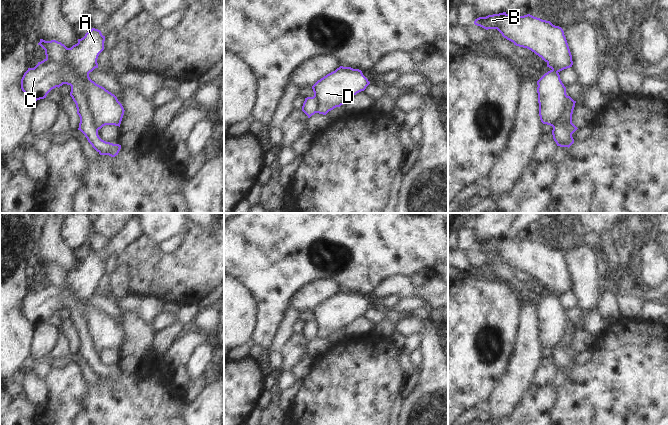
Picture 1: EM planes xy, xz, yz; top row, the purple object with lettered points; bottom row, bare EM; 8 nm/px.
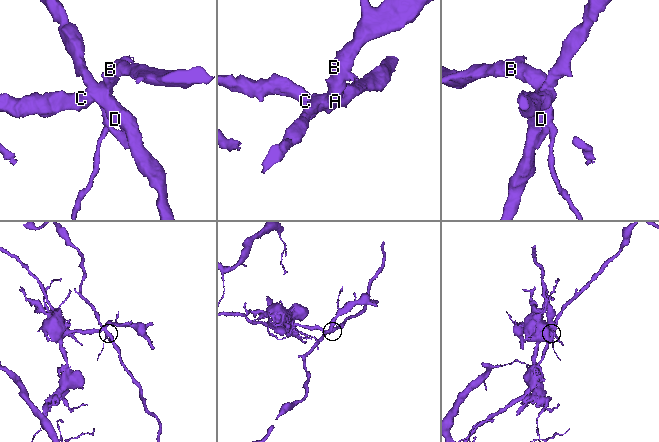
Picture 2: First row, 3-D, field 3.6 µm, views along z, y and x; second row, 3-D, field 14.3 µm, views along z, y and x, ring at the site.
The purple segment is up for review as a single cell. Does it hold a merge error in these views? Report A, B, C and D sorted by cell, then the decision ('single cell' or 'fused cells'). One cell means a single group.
A B C / D; fused cells

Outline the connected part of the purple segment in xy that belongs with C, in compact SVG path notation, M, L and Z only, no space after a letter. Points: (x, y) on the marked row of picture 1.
M92 28L78 43L68 48L68 63L63 65L44 59L34 68L28 68L21 79L22 91L33 101L46 98L54 88L63 84L71 86L70 96L76 104L80 117L79 128L88 142L100 155L115 157L121 145L102 140L98 135L92 115L89 111L84 81L90 72L98 68L97 59L104 50L105 36L101 31Z

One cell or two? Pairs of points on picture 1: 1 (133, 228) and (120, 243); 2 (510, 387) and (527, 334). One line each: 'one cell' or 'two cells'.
1: one cell
2: one cell

